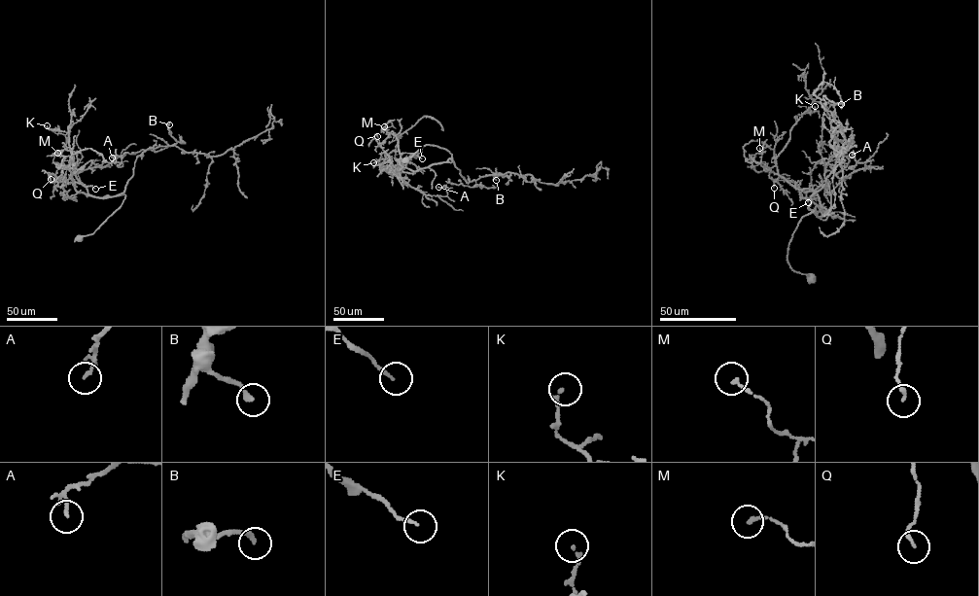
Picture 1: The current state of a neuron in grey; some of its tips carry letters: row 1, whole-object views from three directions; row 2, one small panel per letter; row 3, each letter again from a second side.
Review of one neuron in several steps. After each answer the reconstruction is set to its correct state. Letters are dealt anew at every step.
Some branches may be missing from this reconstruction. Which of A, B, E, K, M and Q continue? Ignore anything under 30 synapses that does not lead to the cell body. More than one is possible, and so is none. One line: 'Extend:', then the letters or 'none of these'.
Extend: none of these

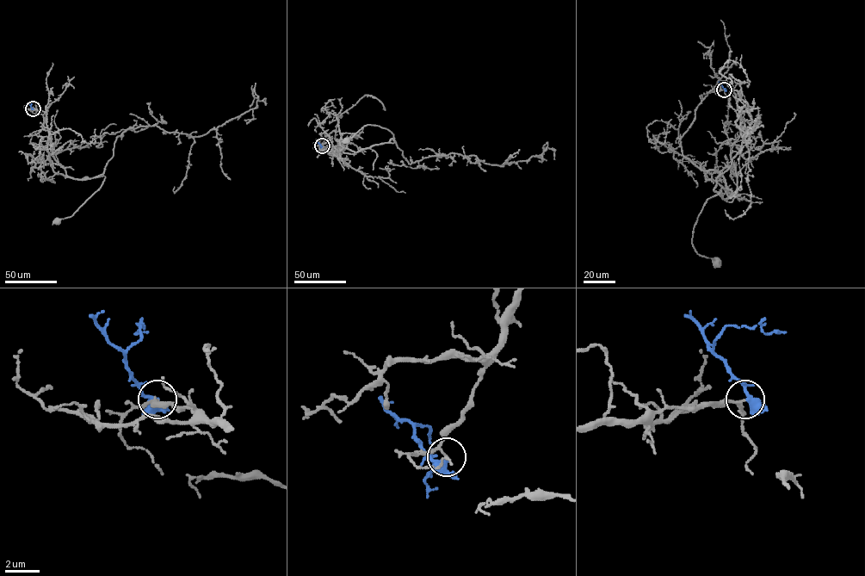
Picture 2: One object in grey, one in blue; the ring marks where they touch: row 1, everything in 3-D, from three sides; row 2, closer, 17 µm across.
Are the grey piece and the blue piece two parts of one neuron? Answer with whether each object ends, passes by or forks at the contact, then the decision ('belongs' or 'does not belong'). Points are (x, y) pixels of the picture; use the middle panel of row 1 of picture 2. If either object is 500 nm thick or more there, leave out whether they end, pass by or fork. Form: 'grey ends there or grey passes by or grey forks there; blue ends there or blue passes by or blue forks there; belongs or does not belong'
grey passes by; blue forks there; does not belong

